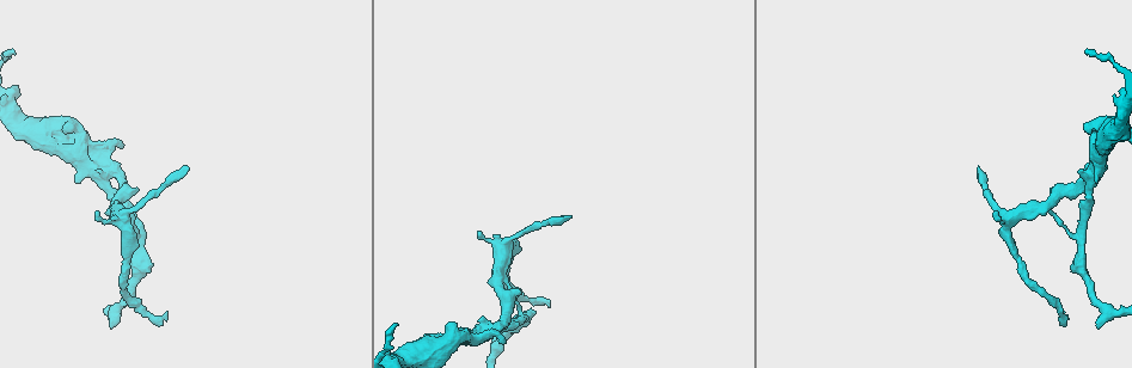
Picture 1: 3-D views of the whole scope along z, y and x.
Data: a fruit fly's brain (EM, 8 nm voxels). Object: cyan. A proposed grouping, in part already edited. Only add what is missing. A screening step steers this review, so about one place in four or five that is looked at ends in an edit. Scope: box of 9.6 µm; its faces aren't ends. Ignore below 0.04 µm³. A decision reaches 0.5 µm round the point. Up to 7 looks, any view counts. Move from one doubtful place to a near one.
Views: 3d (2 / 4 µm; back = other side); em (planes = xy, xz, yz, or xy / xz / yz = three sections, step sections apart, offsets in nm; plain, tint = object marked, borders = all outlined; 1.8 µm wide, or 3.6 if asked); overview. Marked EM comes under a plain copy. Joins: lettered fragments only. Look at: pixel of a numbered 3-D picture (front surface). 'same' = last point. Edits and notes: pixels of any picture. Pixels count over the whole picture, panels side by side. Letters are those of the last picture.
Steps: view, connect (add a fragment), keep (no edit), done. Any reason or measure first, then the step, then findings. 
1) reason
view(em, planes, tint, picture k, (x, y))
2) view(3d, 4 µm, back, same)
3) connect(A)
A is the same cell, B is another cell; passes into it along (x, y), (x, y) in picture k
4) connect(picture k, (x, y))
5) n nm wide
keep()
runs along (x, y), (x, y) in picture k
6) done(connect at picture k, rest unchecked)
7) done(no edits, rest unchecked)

free end
view(em, 3.6 µm, planes, borders, picture 1, (980, 169))

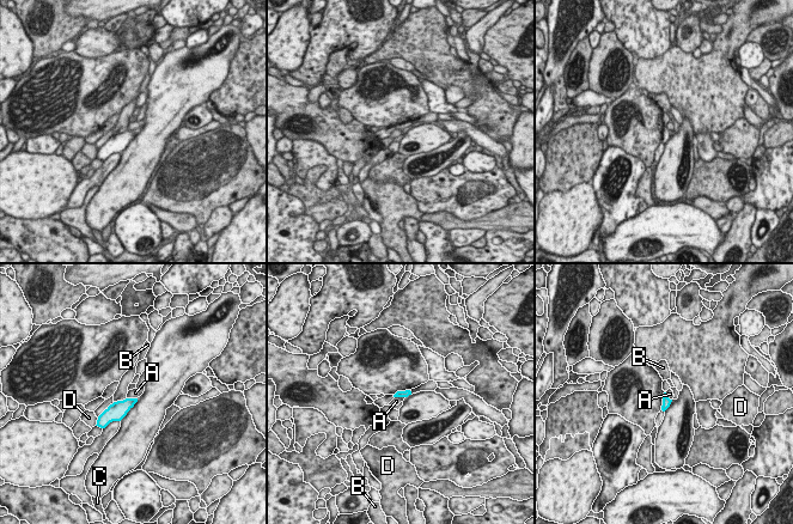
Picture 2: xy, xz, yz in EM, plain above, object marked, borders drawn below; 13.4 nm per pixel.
keep()
A, B, C and D are other cells; border along (127, 397), (136, 398) in picture 2; none of them fits

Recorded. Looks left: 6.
free end
view(em, xz, step 4, borders, picture 1, (1064, 311))

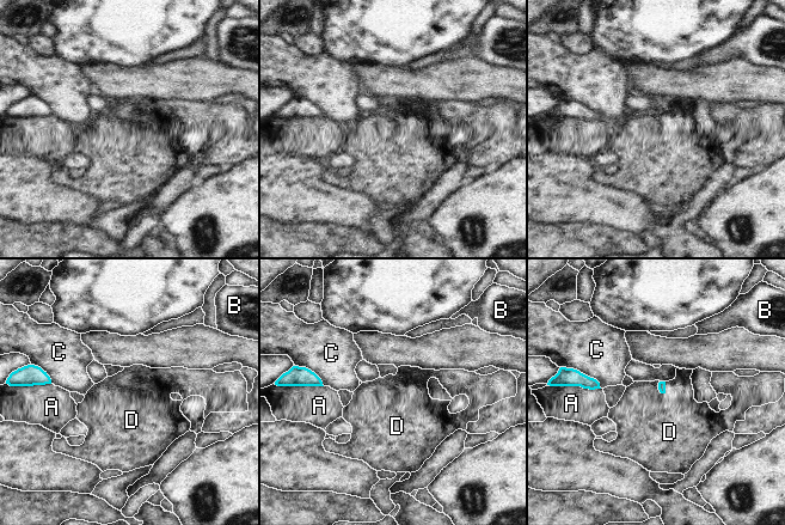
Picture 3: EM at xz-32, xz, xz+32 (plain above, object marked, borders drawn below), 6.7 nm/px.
view(em, planes, borders, same)

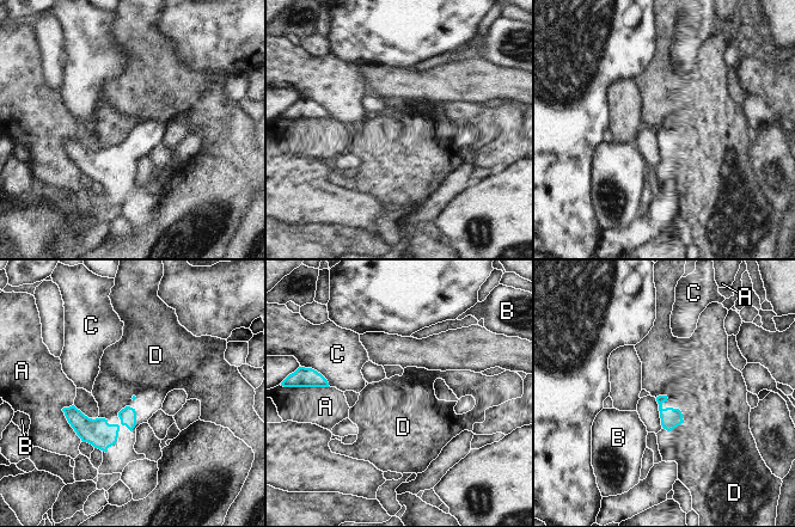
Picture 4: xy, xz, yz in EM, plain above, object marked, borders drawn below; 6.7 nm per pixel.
110 nm wide; D touches over 360 nm
keep()
A, B, C and D are other cells; no lettered fragment goes on from it

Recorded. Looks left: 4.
thick end
view(em, planes, tint, picture 1, (998, 211))

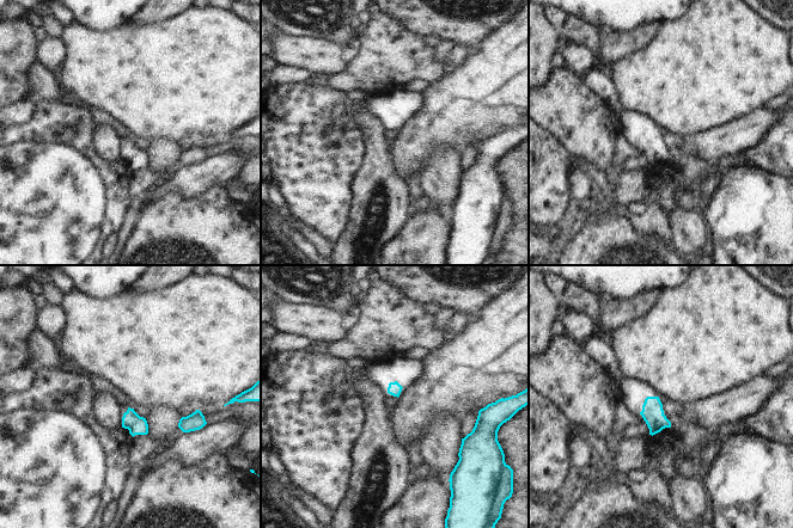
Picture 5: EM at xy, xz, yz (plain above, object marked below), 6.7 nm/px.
view(em, planes, borders, same)

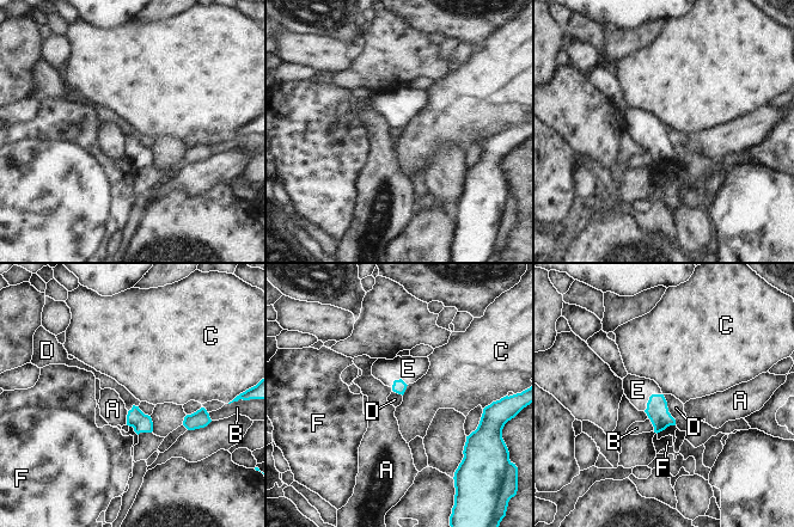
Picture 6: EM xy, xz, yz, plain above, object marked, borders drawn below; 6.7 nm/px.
connect(E)
E is the same cell, A, B, C, D and F are other cells; passes into it along (657, 410), (649, 398), (637, 390) in picture 6; the neuron continues

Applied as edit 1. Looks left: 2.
done(connect at picture 6, rest unchecked)

